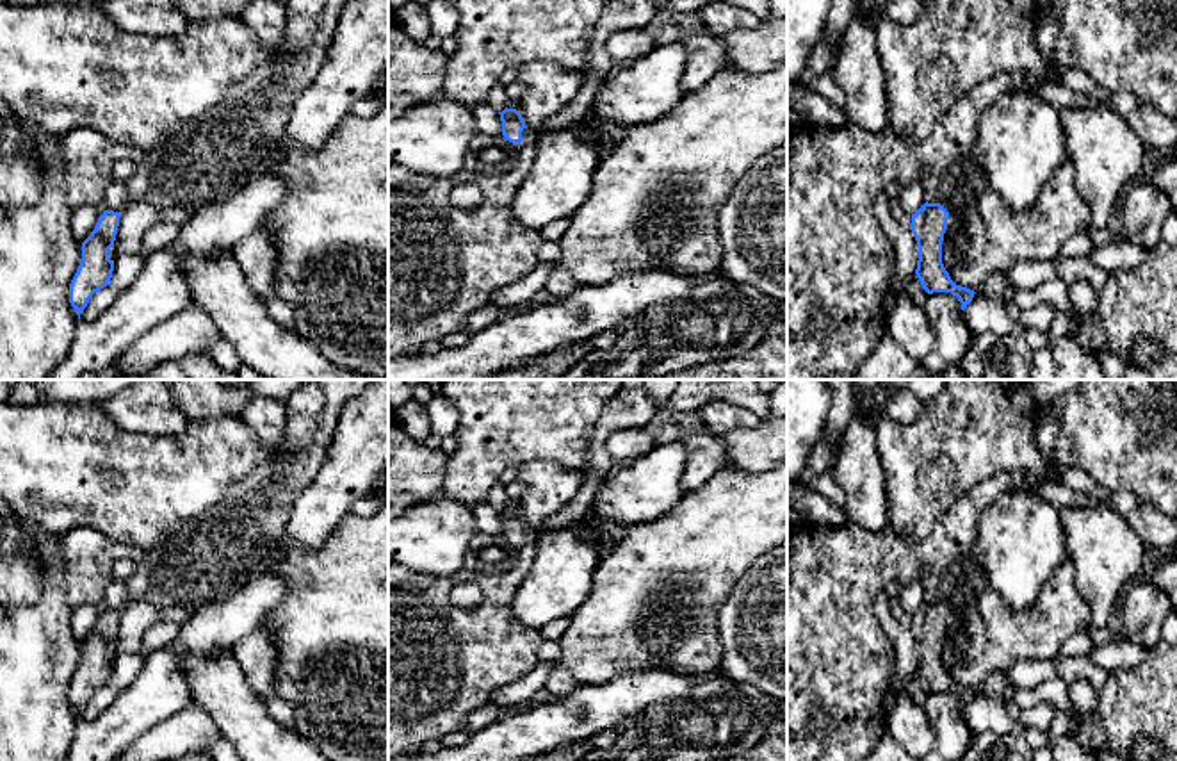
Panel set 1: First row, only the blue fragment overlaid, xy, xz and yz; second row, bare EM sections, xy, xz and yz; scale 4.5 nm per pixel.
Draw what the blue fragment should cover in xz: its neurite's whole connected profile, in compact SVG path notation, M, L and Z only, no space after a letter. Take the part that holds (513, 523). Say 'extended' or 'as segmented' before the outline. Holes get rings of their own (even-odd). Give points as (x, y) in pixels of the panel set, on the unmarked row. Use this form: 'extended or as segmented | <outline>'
extended | M504 508L500 513L502 535L516 547L522 549L525 544L527 529L525 520L516 508Z

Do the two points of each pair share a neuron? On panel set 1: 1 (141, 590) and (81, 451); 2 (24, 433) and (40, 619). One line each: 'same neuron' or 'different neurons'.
1: different neurons
2: different neurons

